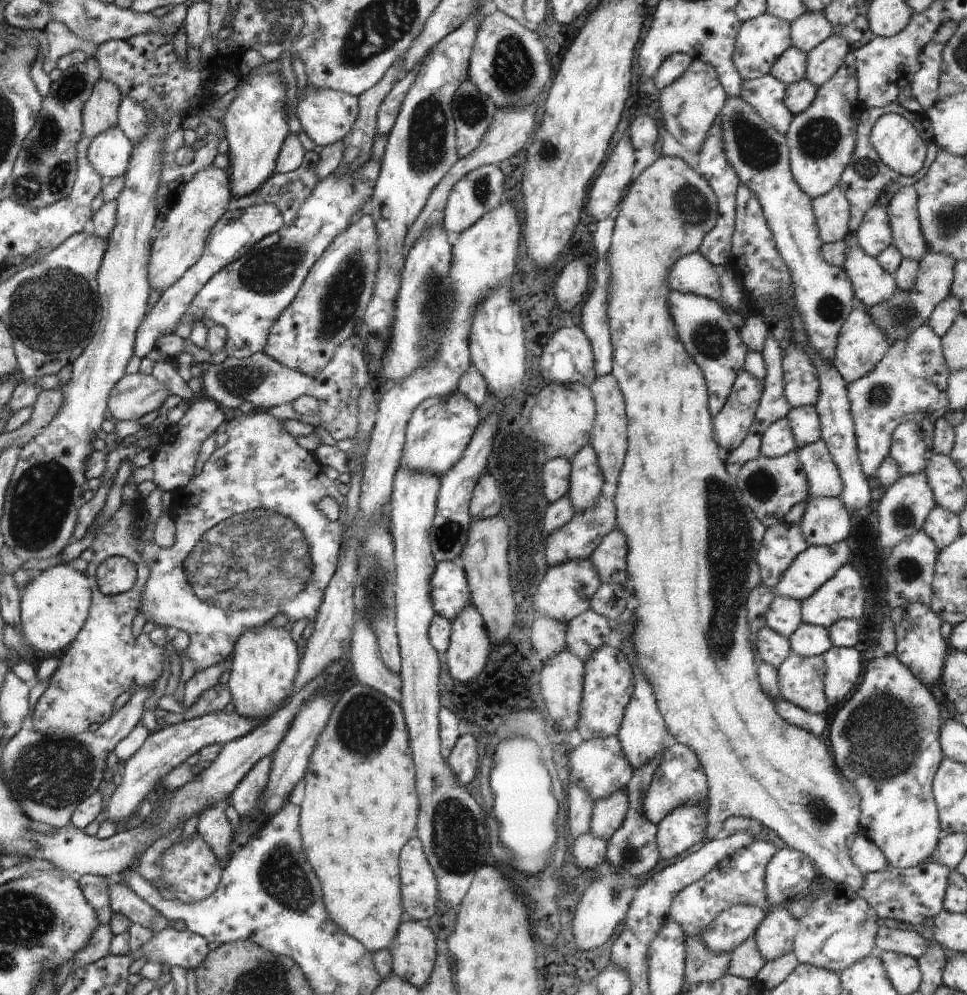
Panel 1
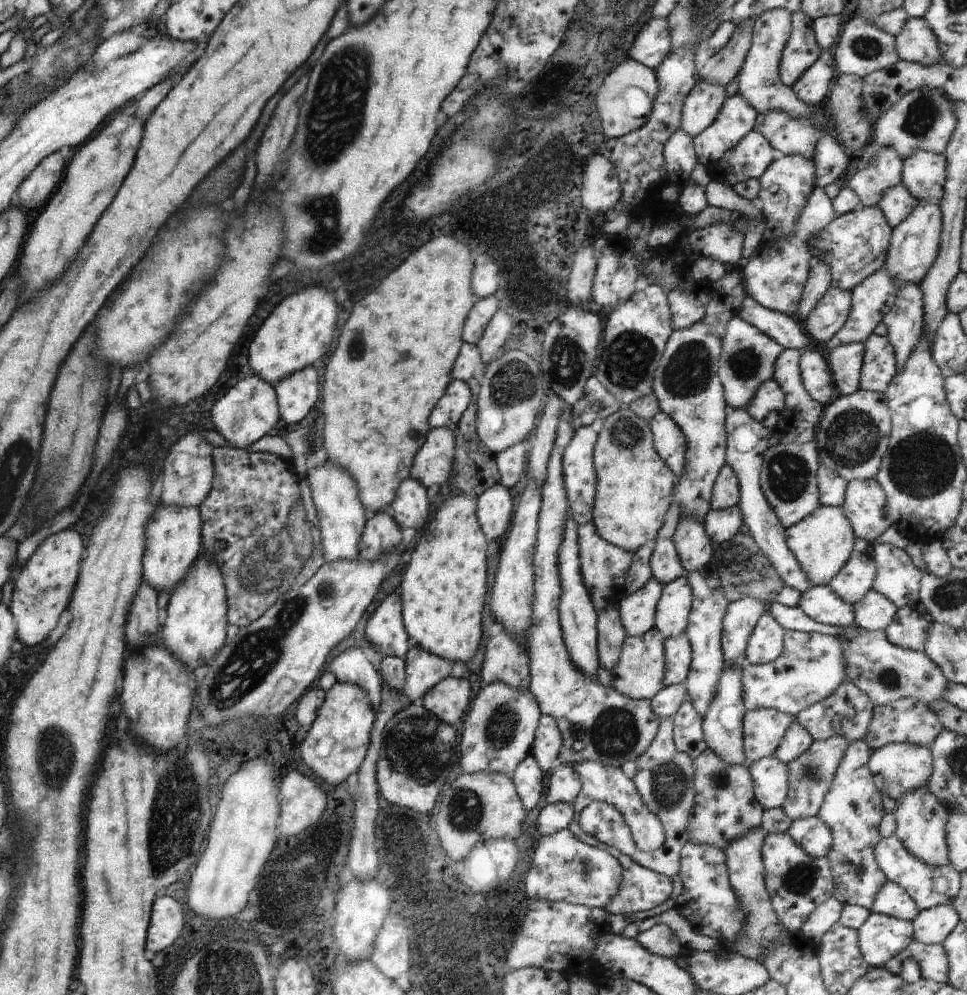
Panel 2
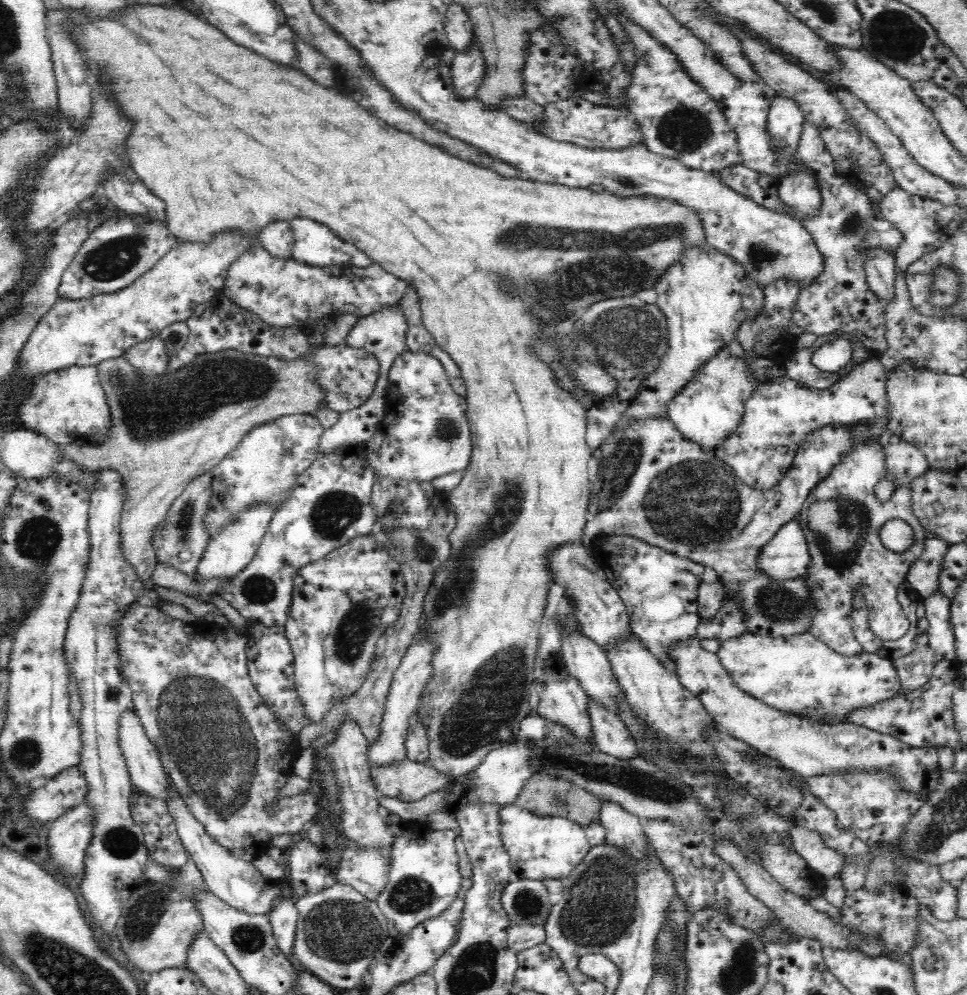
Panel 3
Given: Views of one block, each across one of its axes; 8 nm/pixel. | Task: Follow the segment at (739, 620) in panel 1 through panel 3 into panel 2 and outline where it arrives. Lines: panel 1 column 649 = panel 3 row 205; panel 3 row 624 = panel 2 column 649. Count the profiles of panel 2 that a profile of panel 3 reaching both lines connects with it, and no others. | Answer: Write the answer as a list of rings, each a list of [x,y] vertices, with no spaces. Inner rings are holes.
[[[619,409],[602,421],[592,450],[592,465],[596,474],[592,521],[596,533],[605,542],[632,553],[647,541],[655,540],[657,530],[663,524],[663,516],[669,506],[669,496],[676,484],[677,476],[654,449],[648,421],[635,416],[629,409]]]

